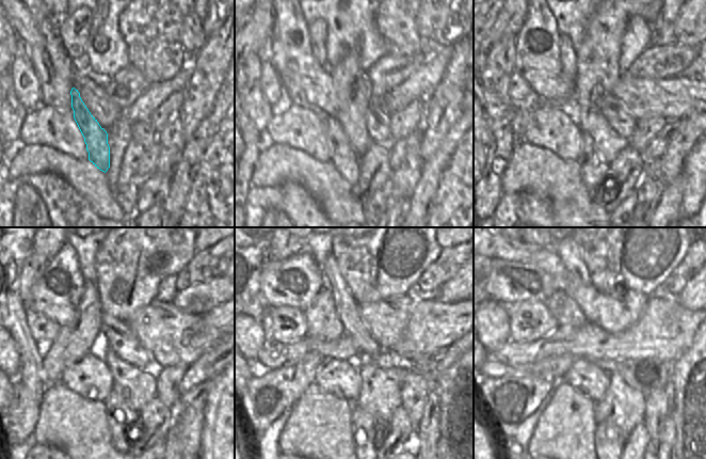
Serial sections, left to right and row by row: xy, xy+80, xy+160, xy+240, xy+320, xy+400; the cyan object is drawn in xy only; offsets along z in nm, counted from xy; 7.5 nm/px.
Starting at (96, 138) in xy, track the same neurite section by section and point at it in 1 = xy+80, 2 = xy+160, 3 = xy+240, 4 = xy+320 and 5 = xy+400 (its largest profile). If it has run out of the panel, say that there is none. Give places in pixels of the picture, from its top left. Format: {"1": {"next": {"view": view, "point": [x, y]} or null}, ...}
{"1": {"next": {"view": "xy+80", "point": [342, 156]}}, "2": {"next": {"view": "xy+160", "point": [594, 171]}}, "3": {"next": {"view": "xy+240", "point": [121, 418]}}, "4": {"next": {"view": "xy+320", "point": [369, 433]}}, "5": {"next": {"view": "xy+400", "point": [609, 443]}}}

